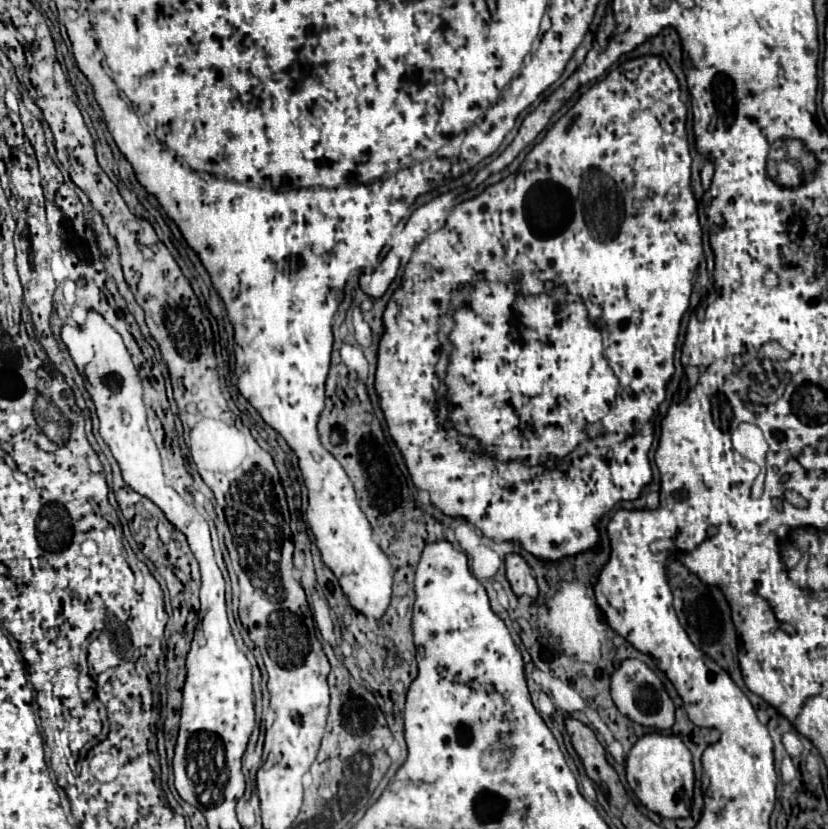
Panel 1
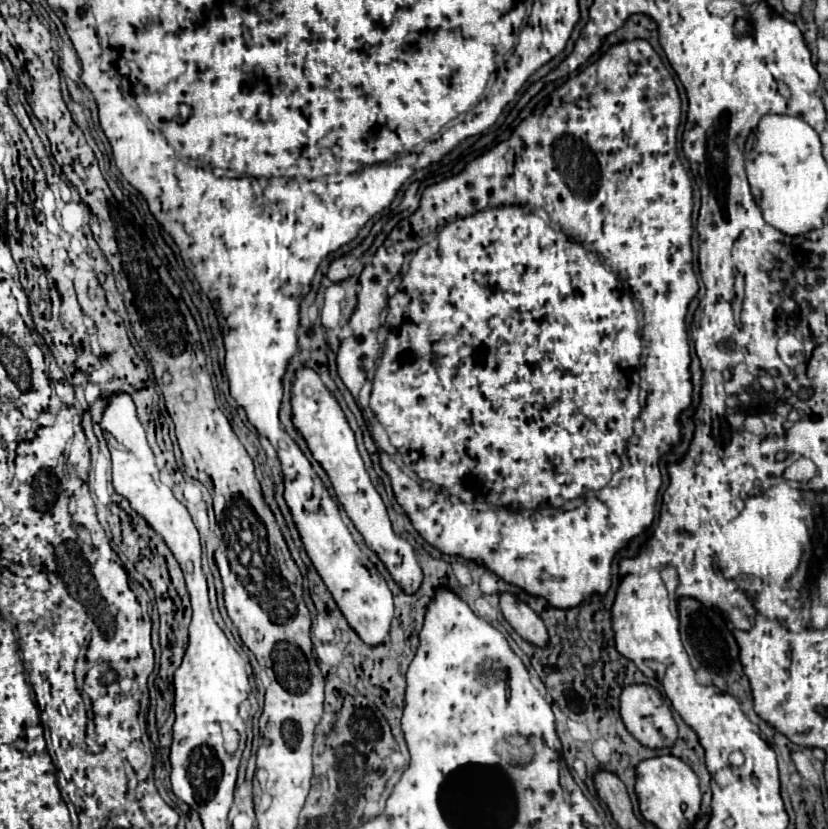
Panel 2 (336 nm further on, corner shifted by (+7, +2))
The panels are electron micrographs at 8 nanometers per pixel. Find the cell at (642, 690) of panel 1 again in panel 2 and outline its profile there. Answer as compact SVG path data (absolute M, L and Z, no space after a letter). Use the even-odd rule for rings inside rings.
M630 684L622 690L622 694L620 694L620 716L622 716L626 730L642 746L648 746L648 748L672 746L676 736L678 736L678 728L676 728L676 722L672 718L672 712L670 712L666 700L662 698L662 694L656 688L652 688L648 684Z

